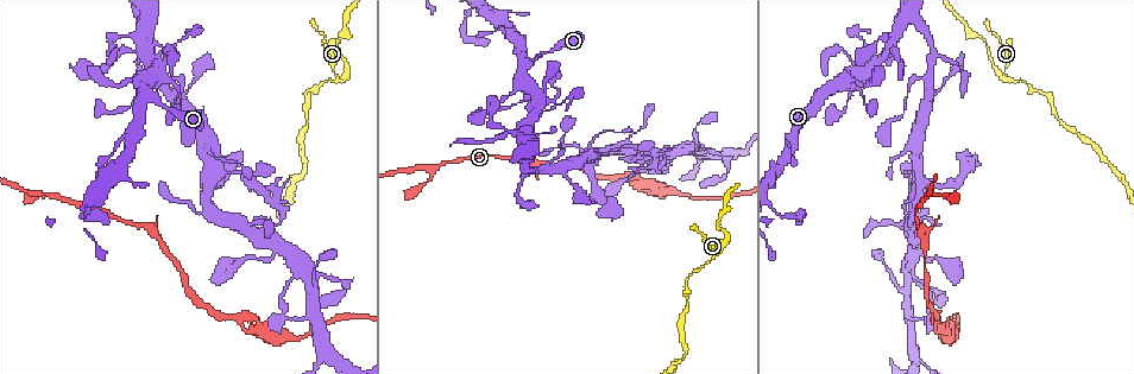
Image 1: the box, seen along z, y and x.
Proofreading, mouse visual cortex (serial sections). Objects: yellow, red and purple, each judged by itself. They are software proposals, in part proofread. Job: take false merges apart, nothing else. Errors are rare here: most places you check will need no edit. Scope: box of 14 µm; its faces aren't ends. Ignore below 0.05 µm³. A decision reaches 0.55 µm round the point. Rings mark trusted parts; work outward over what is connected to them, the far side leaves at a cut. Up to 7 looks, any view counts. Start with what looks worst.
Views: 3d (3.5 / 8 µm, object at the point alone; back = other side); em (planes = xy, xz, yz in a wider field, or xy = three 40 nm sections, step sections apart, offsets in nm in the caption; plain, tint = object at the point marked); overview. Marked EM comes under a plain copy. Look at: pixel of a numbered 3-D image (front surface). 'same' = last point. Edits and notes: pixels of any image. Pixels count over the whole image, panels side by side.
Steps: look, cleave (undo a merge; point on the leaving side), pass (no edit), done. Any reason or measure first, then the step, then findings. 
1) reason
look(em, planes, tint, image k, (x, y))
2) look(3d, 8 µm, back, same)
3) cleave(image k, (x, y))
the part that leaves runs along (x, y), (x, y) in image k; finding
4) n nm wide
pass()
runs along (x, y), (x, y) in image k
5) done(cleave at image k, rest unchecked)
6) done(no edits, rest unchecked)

branch point
look(em, xy, step 1, tint, image 1, (929, 77))

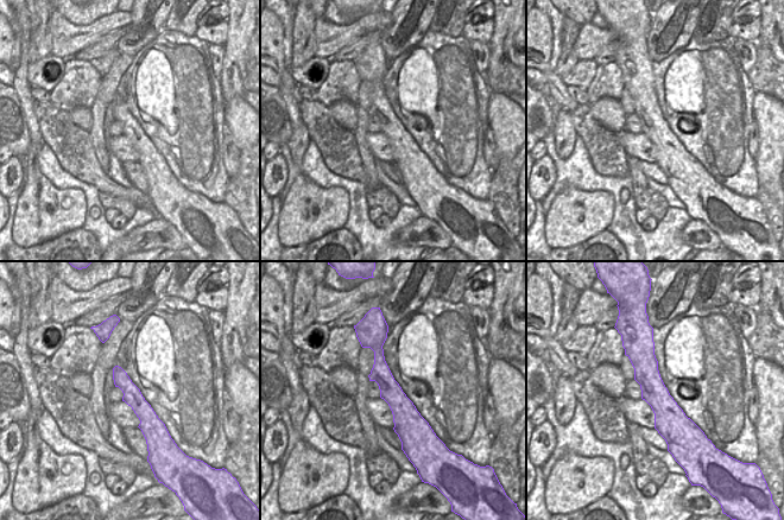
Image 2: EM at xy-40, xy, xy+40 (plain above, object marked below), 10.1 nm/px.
look(3d, 3.5 µm, same)

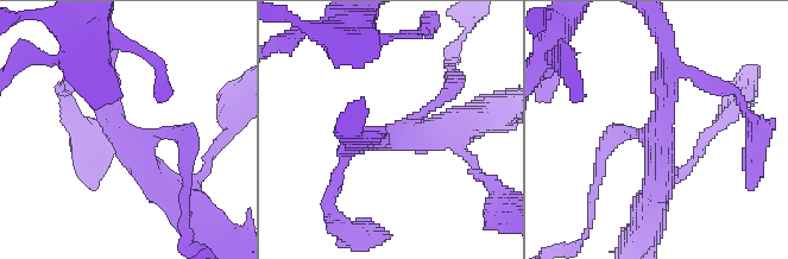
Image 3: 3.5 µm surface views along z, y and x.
pass()
continuous, no second cell

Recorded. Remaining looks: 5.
narrows sharply
look(3d, 3.5 µm, image 1, (663, 157))

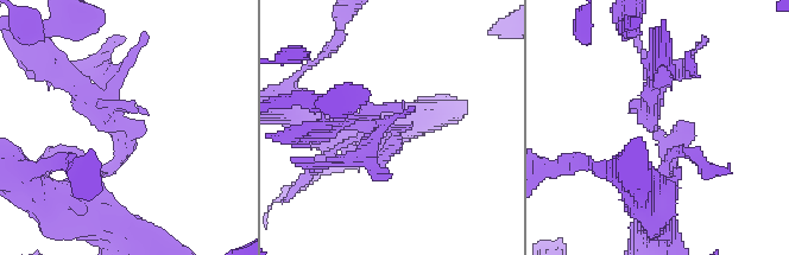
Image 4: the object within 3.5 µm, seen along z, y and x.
look(em, xy, step 3, tint, image 4, (658, 116))

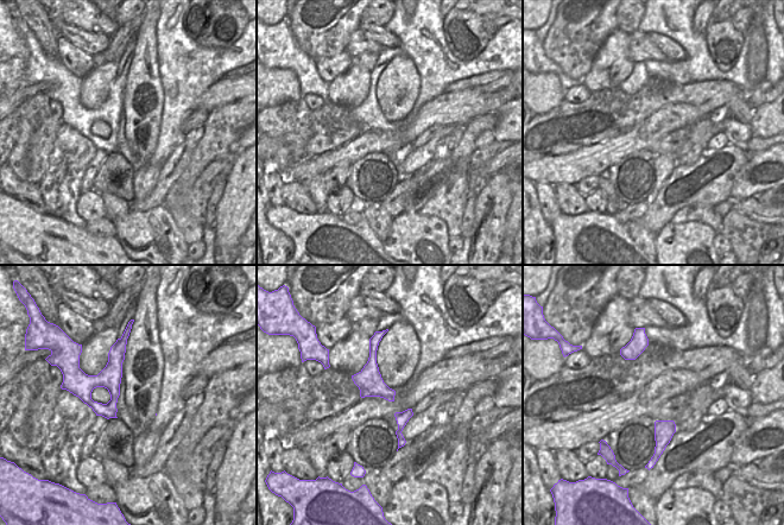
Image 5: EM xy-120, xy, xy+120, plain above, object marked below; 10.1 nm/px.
look(em, xy, step 2, tint, same)

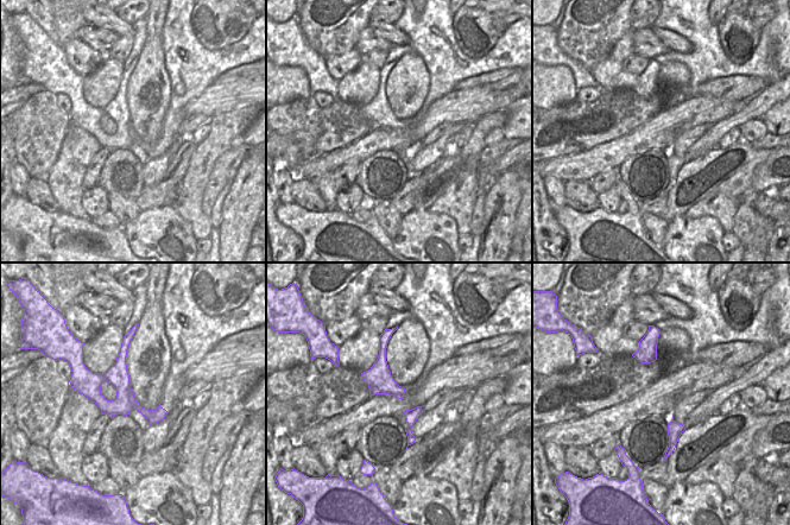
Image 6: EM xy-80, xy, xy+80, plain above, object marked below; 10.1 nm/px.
pass()
runs along (98, 170), (122, 155), (130, 131), (57, 72) in image 4; all the same cell

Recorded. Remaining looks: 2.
three-way junction
look(3d, 3.5 µm, image 1, (1009, 79))

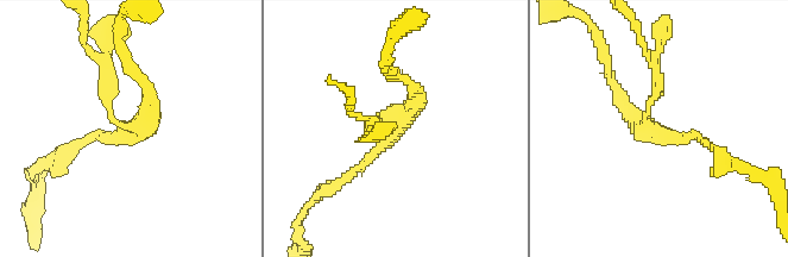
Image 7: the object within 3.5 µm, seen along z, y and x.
3 arms; arms of 100, 150, 200 nm
look(em, xy, step 2, tint, image 7, (664, 135))

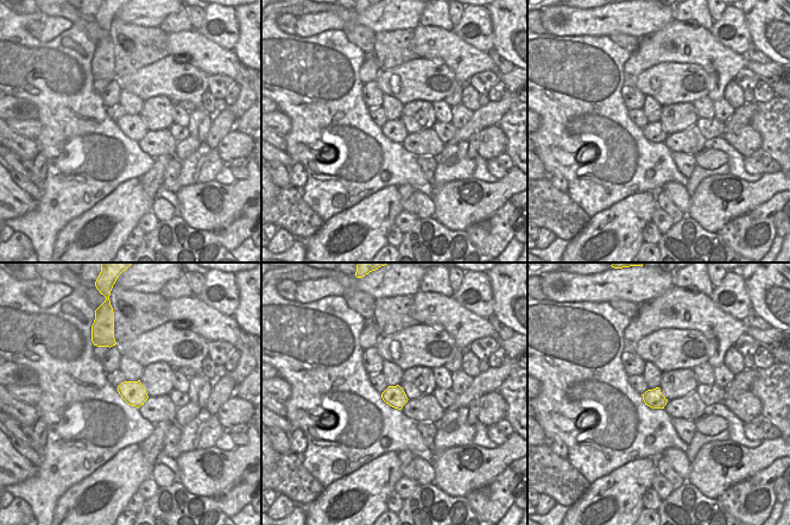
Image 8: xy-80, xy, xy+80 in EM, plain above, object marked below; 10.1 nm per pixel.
pass()
runs along (656, 80), (647, 124), (717, 150) in image 7; all the same cell

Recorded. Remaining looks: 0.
done(no edits, rest unchecked)

